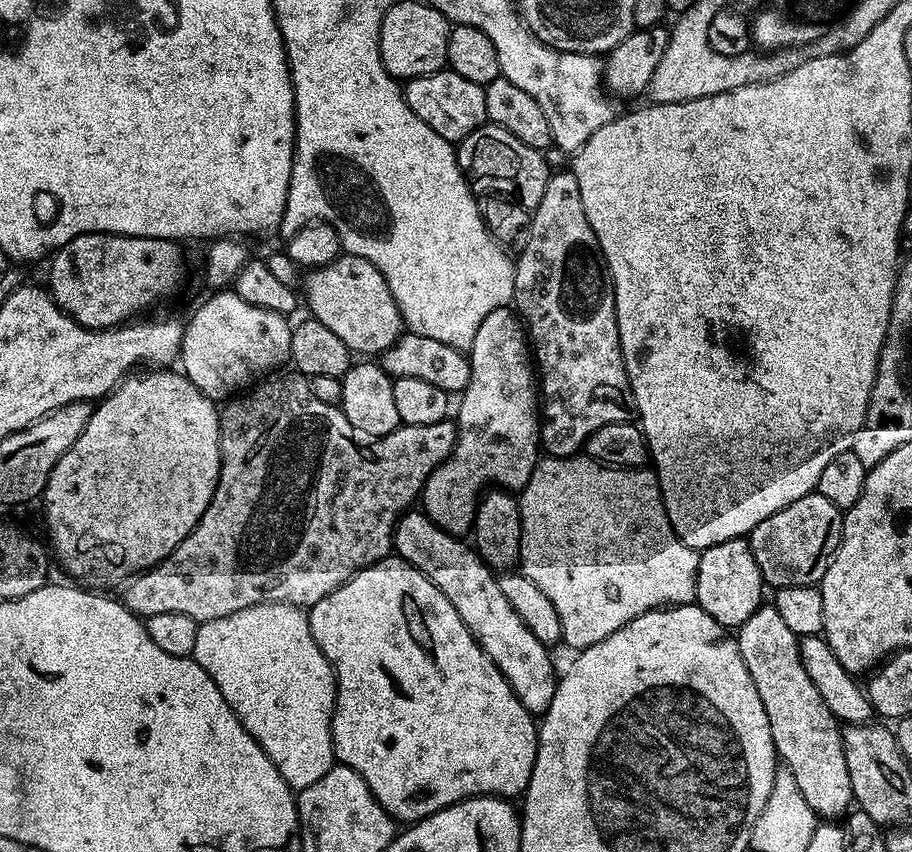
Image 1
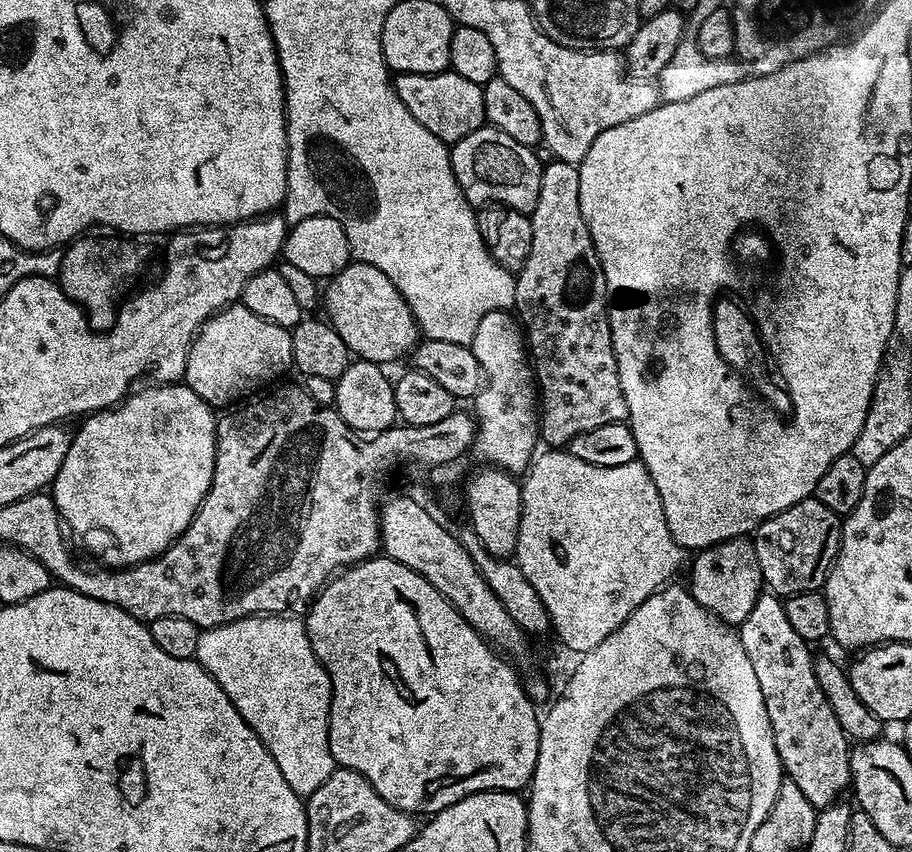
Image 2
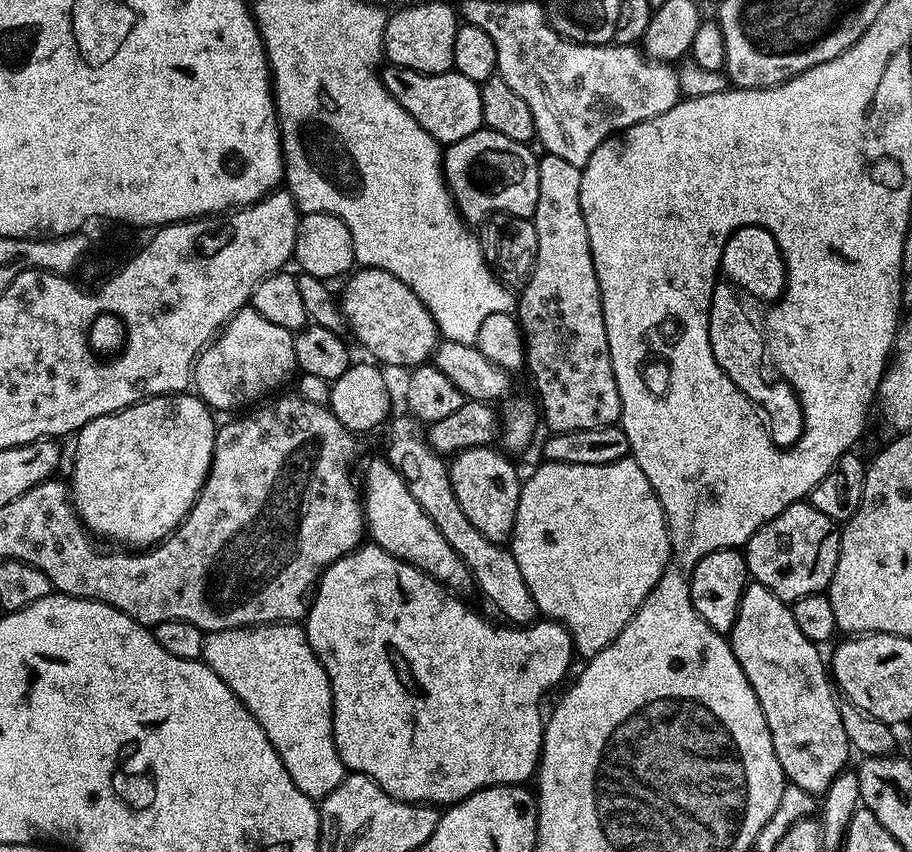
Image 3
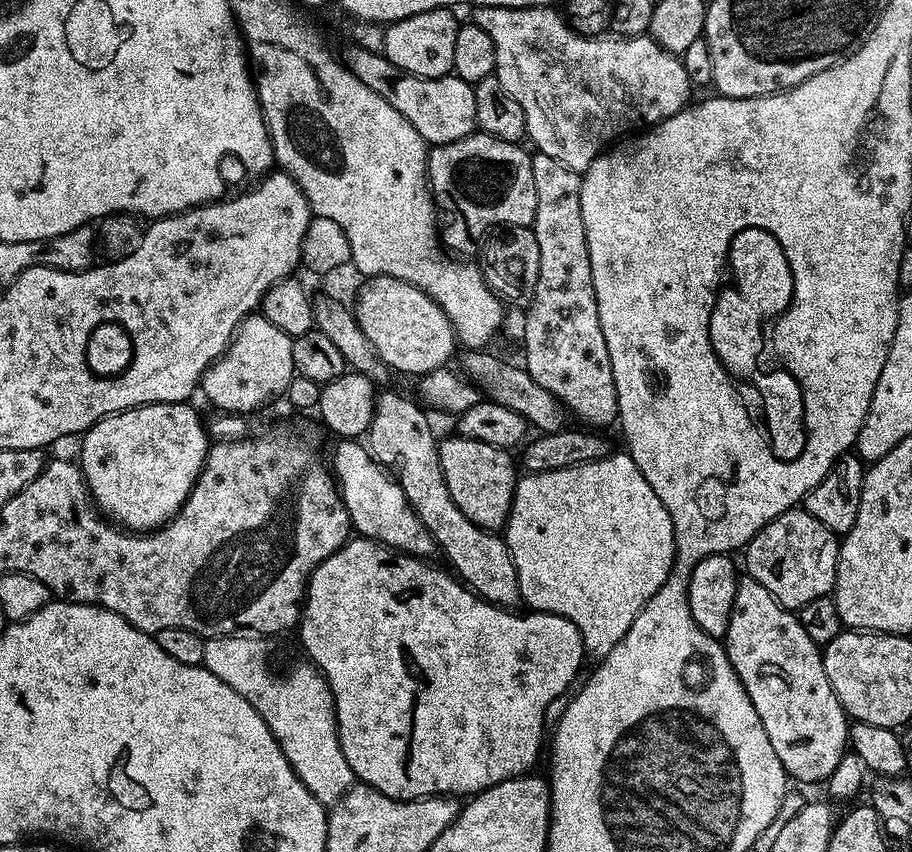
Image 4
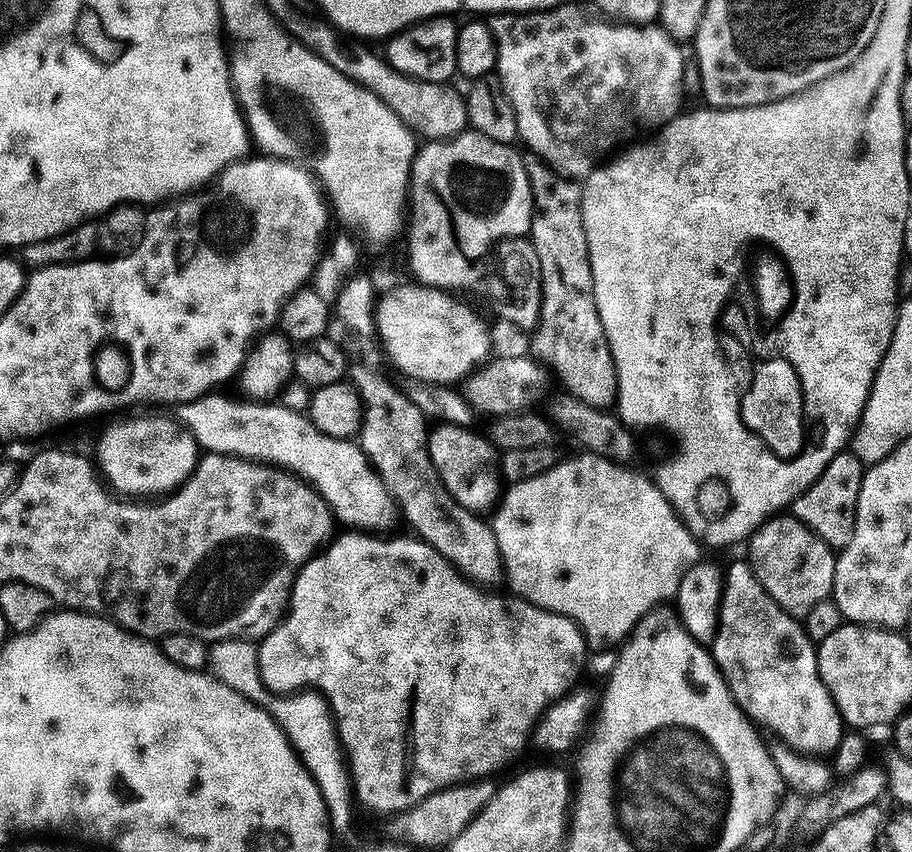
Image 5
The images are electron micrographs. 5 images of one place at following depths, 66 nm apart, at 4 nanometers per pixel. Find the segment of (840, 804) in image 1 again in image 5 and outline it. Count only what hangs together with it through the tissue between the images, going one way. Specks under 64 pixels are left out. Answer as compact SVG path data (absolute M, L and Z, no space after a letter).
M751 563L732 564L724 572L720 621L716 623L716 634L710 641L710 651L728 683L728 689L753 721L759 722L765 729L768 727L770 731L777 732L783 743L801 754L835 752L846 733L846 725L818 674L814 642L804 631L803 623L791 612L778 607L770 598L768 591L760 585Z

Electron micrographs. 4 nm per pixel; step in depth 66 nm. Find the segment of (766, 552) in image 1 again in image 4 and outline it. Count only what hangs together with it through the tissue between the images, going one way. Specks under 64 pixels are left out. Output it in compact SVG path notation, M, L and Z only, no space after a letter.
M797 506L768 523L743 549L747 575L757 580L789 610L799 610L814 598L829 595L836 586L836 563L840 557L840 540L818 518Z

